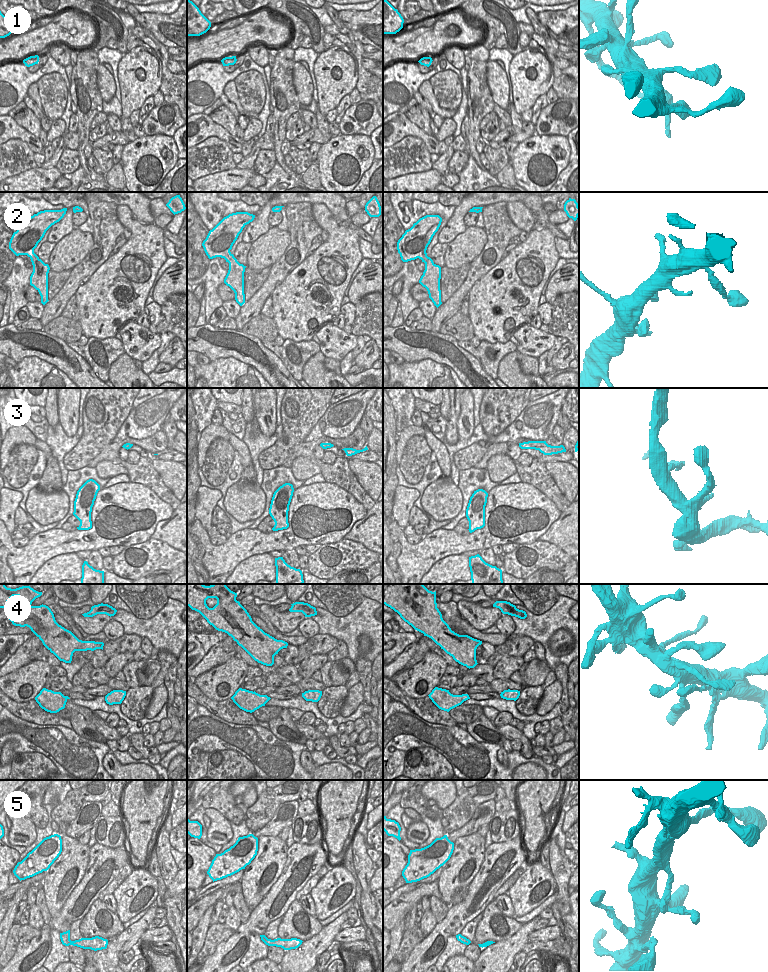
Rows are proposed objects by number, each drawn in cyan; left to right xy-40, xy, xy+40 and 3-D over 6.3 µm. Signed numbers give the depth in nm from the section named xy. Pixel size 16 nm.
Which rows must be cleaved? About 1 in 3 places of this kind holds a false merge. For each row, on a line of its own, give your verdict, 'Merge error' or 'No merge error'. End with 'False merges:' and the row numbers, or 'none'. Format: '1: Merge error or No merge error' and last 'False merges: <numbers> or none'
1: Merge error
2: No merge error
3: Merge error
4: No merge error
5: No merge error
False merges: 1, 3.

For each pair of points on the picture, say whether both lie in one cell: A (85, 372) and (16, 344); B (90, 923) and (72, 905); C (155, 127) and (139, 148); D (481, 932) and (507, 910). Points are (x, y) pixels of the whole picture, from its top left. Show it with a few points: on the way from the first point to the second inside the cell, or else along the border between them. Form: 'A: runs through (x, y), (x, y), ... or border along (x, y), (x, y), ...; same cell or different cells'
A: runs through (68, 363), (59, 357), (50, 357), (33, 350); same cell
B: border along (98, 898), (81, 918); different cells
C: border along (145, 134), (165, 134), (172, 137); different cells
D: border along (494, 901), (496, 906), (505, 915), (513, 918); different cells

